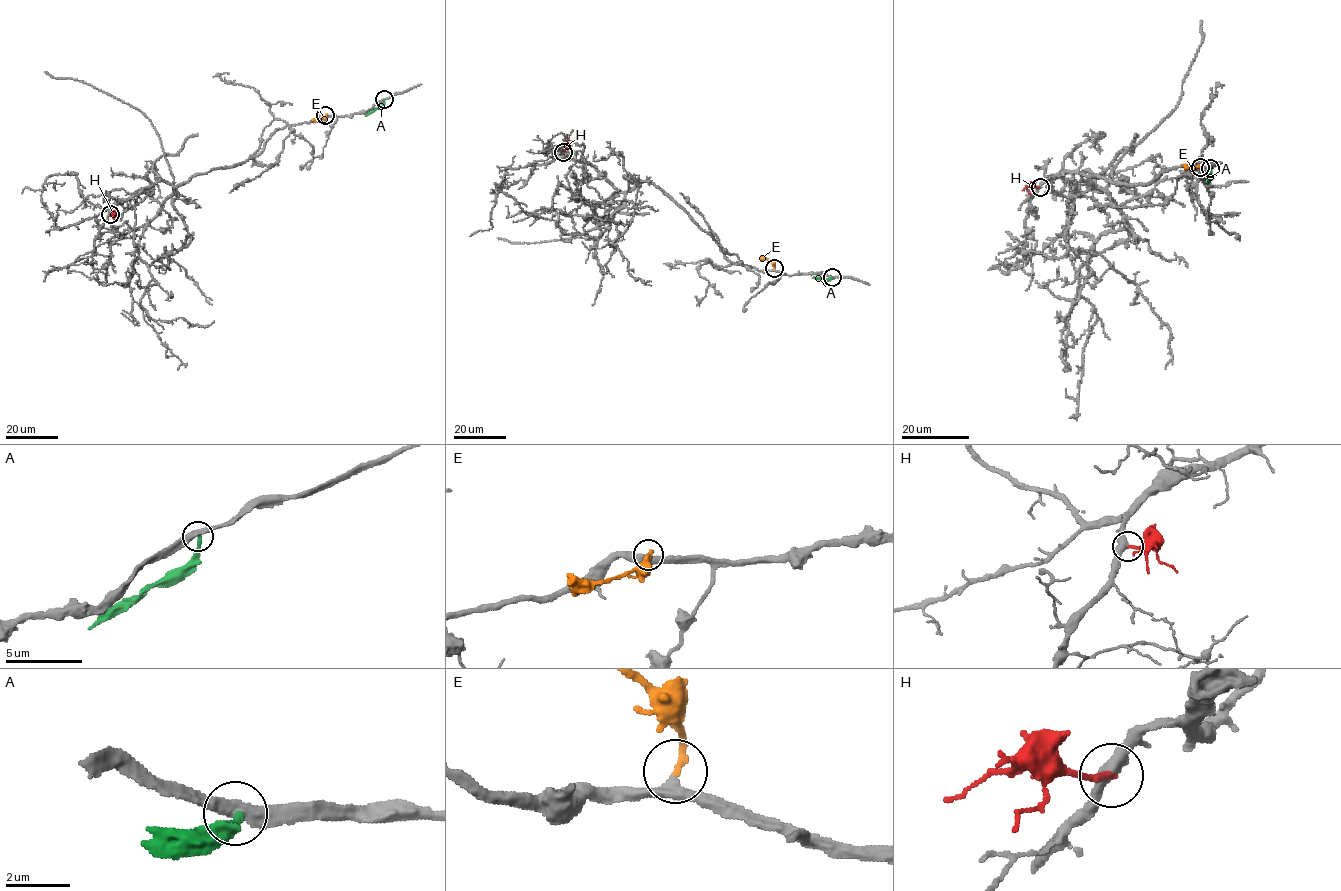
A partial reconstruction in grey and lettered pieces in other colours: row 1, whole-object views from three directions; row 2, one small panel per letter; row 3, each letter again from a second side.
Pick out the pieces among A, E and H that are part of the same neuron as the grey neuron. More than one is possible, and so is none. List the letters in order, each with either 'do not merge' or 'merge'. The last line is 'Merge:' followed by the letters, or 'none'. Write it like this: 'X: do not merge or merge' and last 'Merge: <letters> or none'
A: do not merge
E: merge
H: do not merge
Merge: E

